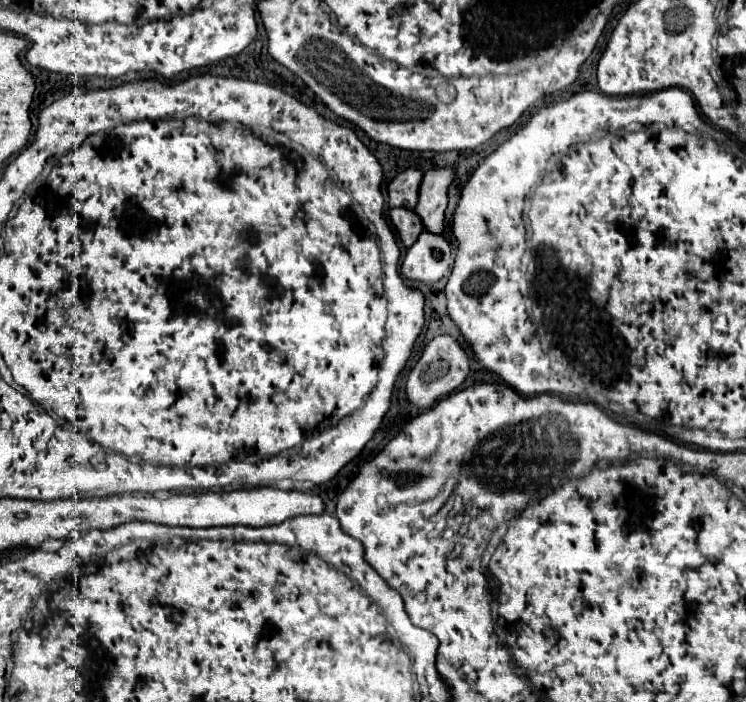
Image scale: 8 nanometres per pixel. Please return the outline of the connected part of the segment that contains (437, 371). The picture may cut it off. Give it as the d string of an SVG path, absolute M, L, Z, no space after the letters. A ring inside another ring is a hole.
M448 334L436 336L434 340L430 340L424 346L424 352L420 356L420 360L416 362L416 366L412 368L408 382L406 382L406 398L412 406L416 408L430 408L434 406L438 400L442 400L444 396L452 394L468 376L470 366L468 366L468 356L462 350L462 346Z

